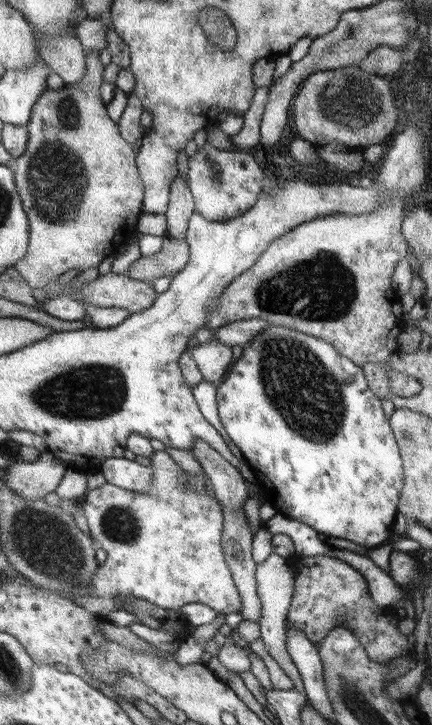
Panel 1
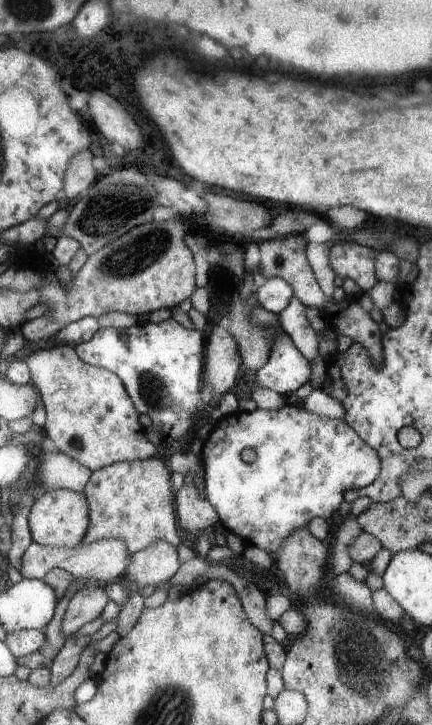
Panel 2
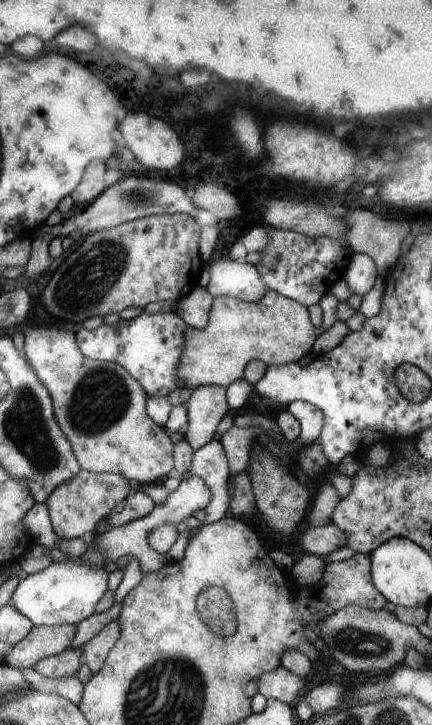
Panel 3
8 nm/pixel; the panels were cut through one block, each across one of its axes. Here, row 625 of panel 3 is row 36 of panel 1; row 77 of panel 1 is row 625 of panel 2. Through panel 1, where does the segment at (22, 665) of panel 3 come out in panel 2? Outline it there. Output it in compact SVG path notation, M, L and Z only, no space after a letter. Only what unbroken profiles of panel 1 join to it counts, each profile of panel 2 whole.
M85 582L85 588L77 590L67 604L67 610L61 618L61 636L65 640L75 636L83 624L101 616L101 610L107 602L109 598L101 586Z

